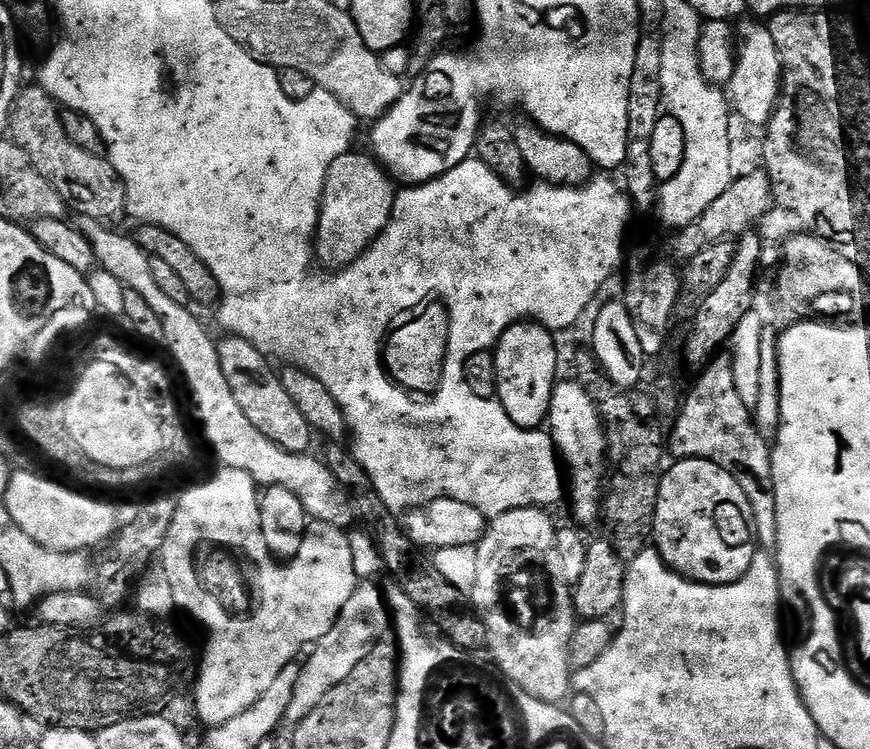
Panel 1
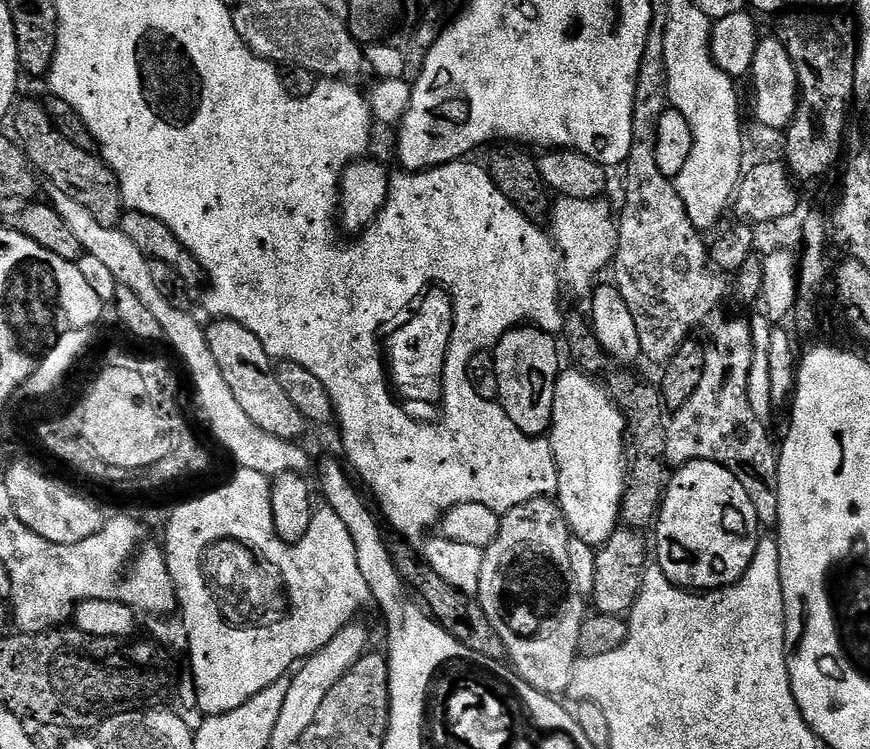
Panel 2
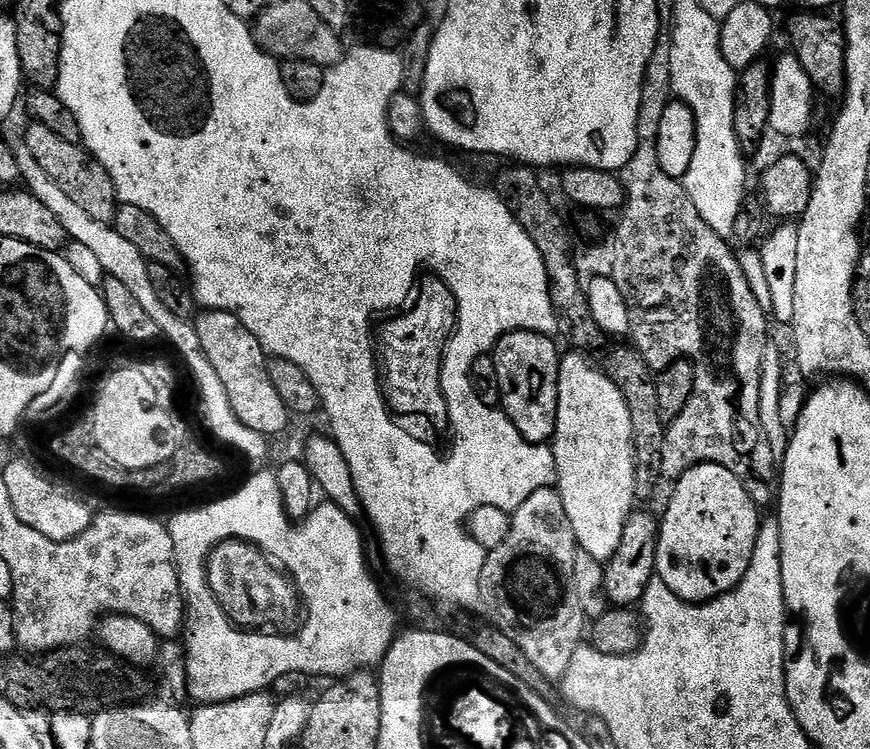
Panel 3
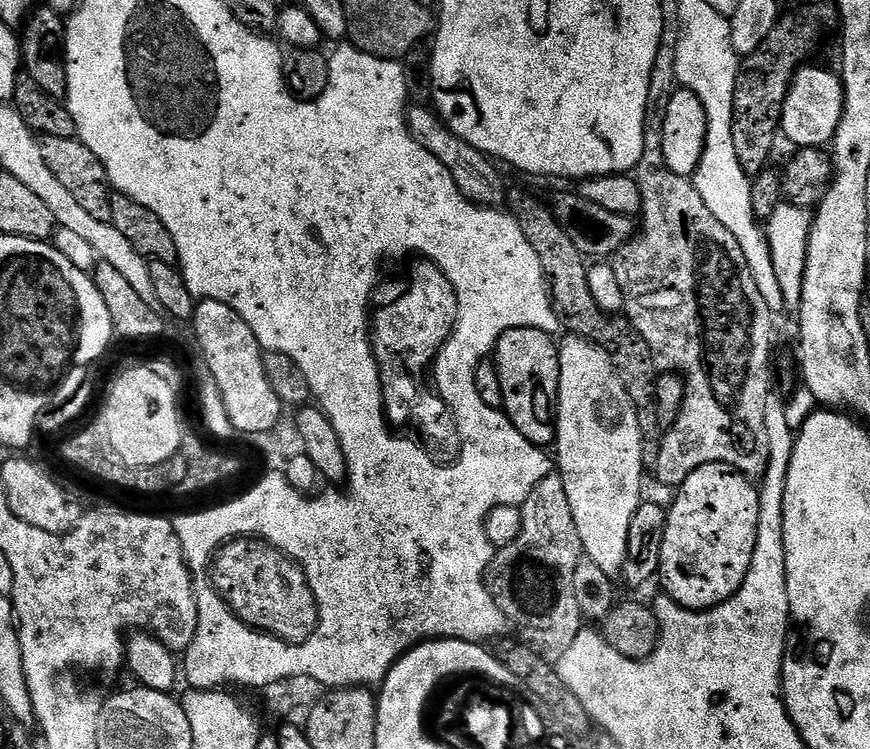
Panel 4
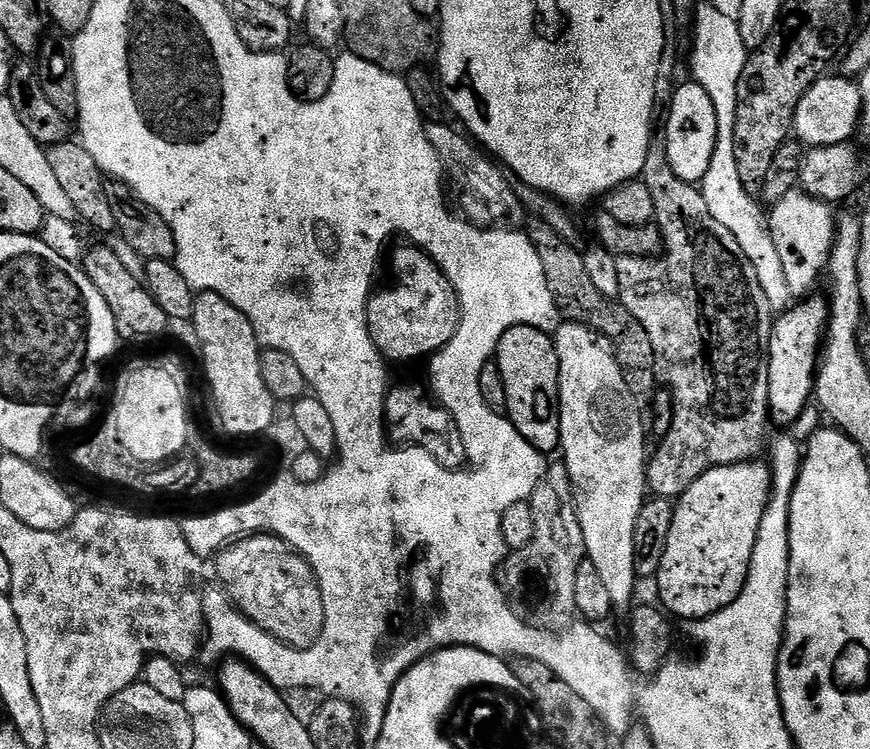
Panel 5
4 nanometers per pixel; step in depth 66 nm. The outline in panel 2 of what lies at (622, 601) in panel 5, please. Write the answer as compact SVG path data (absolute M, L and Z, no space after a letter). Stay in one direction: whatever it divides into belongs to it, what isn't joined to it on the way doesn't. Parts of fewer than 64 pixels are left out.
M579 370L561 371L554 390L554 414L550 429L552 453L558 470L555 499L575 539L593 546L605 544L621 523L620 503L624 497L624 416L603 384Z

